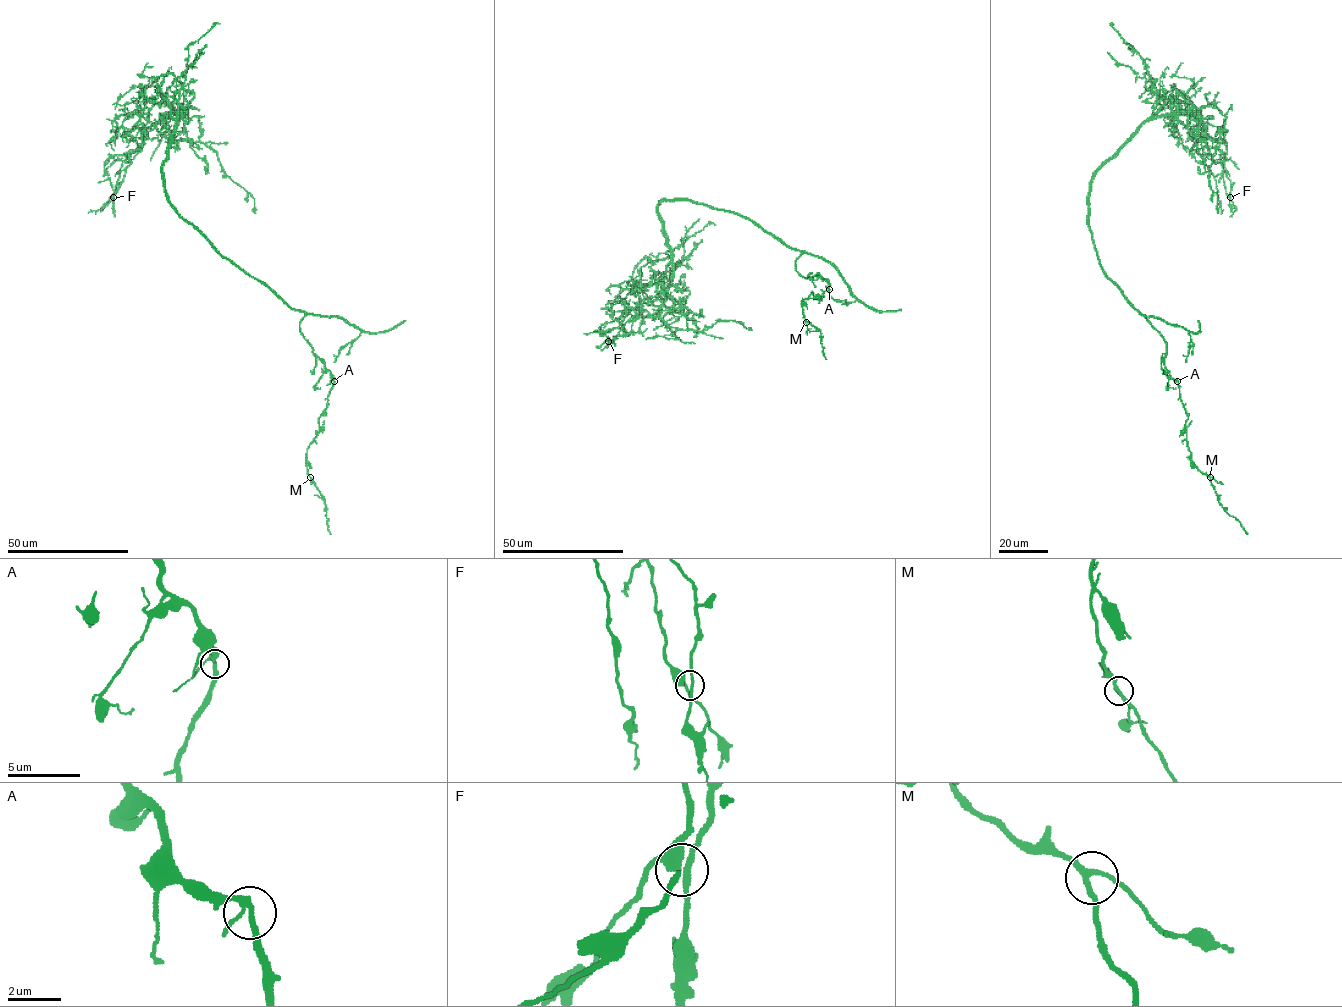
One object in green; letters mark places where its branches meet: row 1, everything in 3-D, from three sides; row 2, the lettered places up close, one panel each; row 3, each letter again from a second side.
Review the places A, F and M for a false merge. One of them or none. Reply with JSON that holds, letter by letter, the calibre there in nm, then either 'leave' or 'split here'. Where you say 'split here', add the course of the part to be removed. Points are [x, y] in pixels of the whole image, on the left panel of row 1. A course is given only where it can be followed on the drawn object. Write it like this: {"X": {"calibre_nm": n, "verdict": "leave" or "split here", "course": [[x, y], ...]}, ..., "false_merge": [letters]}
{"A": {"calibre_nm": 200, "verdict": "leave"}, "F": {"calibre_nm": 200, "verdict": "leave"}, "M": {"calibre_nm": 200, "verdict": "leave"}, "false_merge": []}

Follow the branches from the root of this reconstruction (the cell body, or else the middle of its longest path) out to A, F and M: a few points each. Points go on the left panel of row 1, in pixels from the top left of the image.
A: (220, 253), (263, 282), (292, 308), (307, 314), (300, 323), (300, 332), (334, 380)
F: (220, 253), (180, 216), (165, 189), (162, 162), (173, 112), (143, 130), (113, 197)
M: (220, 253), (307, 314), (300, 332), (333, 377), (319, 431), (307, 449), (310, 477)

